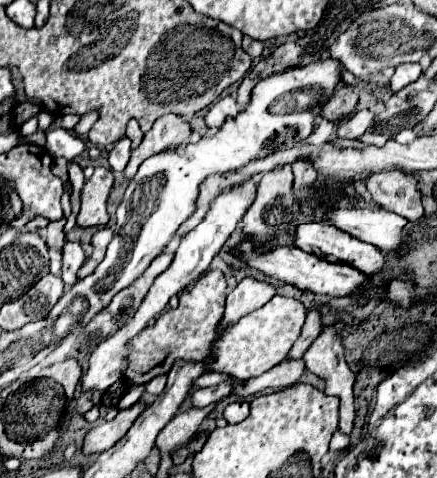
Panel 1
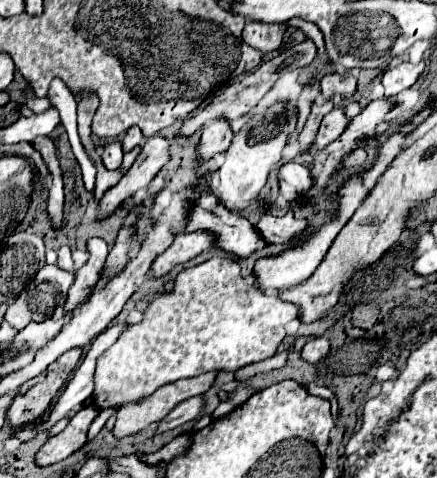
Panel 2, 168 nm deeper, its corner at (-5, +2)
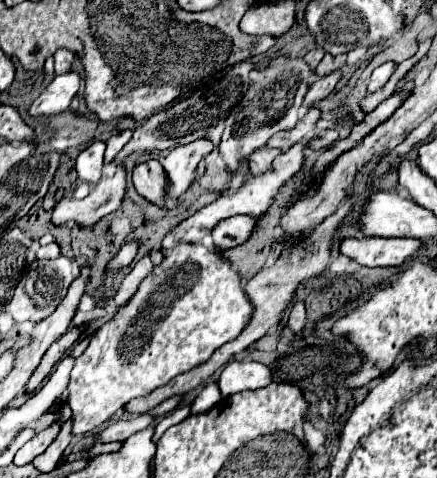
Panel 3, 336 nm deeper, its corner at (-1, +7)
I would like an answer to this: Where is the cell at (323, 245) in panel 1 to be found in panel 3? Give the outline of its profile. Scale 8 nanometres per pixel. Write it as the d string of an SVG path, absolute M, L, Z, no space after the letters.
M236 215L232 219L220 221L220 225L216 225L216 229L212 231L214 245L220 249L236 247L248 241L256 227L258 227L258 219L252 215Z

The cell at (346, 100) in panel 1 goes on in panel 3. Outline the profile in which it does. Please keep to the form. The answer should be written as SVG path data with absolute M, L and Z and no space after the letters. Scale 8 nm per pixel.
M326 55L326 57L320 61L320 65L318 65L318 69L316 69L316 75L318 75L318 77L326 77L326 75L330 75L332 71L342 69L344 65L346 65L346 55L338 55L338 57Z

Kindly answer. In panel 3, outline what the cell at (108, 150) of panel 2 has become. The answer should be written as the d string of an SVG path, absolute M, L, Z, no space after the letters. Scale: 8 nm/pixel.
M94 141L92 145L88 145L76 159L76 171L78 177L86 183L96 183L102 177L102 169L104 169L104 151L106 151L106 143L104 141Z

